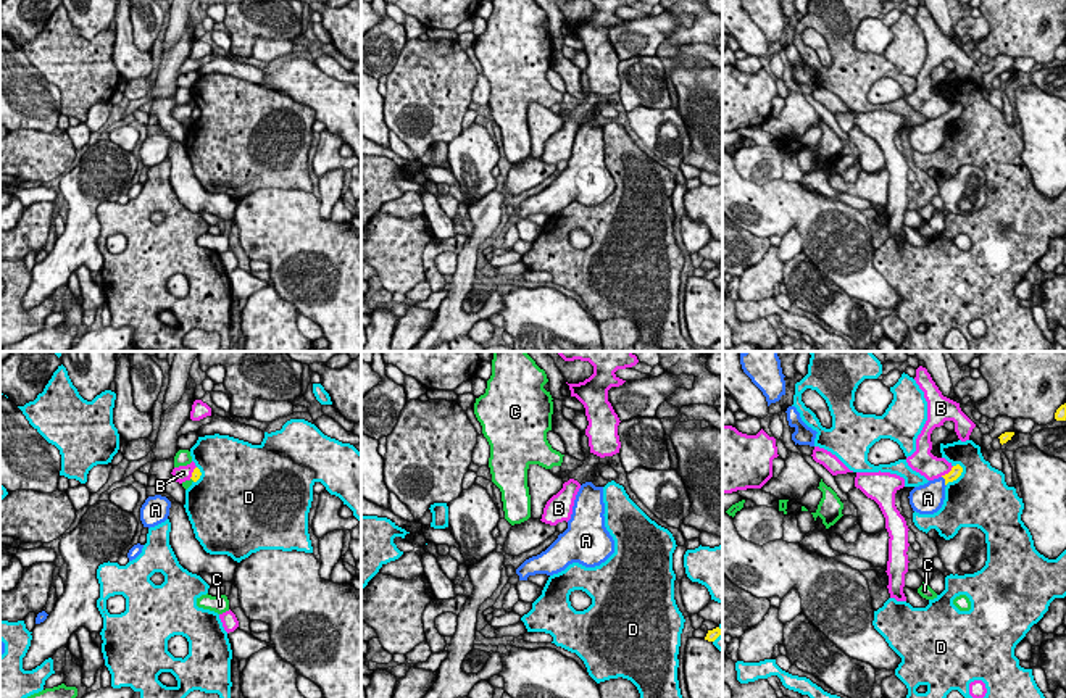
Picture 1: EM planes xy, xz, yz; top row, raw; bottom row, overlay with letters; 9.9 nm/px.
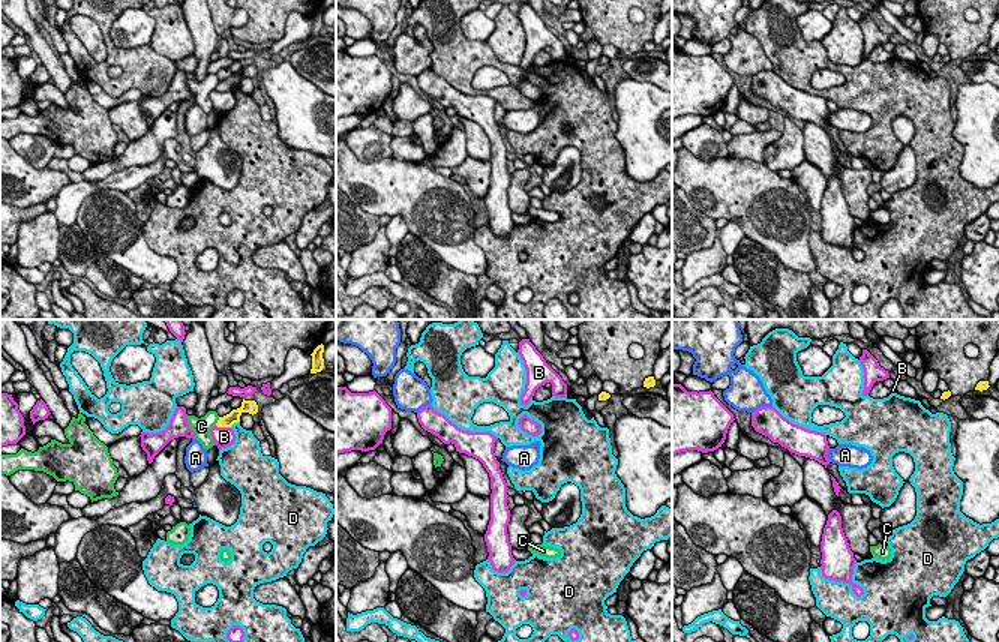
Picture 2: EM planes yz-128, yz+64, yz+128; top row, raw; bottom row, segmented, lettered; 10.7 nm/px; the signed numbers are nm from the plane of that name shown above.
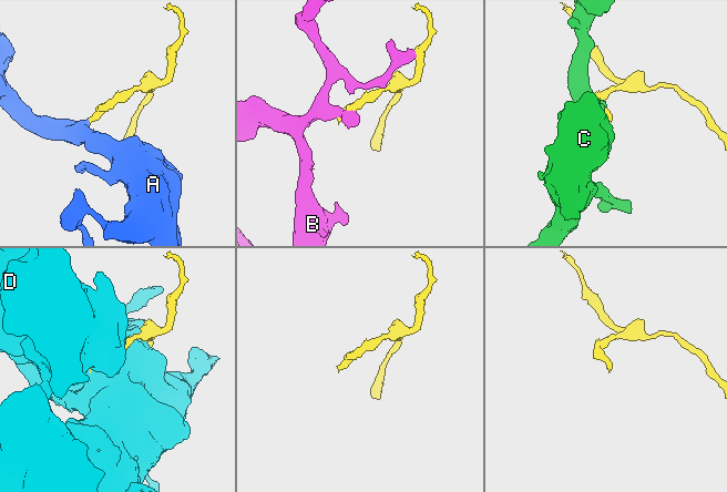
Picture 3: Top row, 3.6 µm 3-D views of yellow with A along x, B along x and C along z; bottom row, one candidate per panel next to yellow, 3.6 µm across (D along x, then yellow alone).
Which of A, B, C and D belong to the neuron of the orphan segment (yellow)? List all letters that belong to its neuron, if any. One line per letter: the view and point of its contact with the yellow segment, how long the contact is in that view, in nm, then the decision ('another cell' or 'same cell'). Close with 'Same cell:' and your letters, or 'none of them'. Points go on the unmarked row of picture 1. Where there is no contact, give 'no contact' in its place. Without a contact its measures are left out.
A: yz (945, 120) | 120 nm | same cell
B: yz (949, 112) | 180 nm | another cell
C: xy (192, 118) | 60 nm | another cell
D: yz (958, 115) | 260 nm | another cell
Same cell: A

